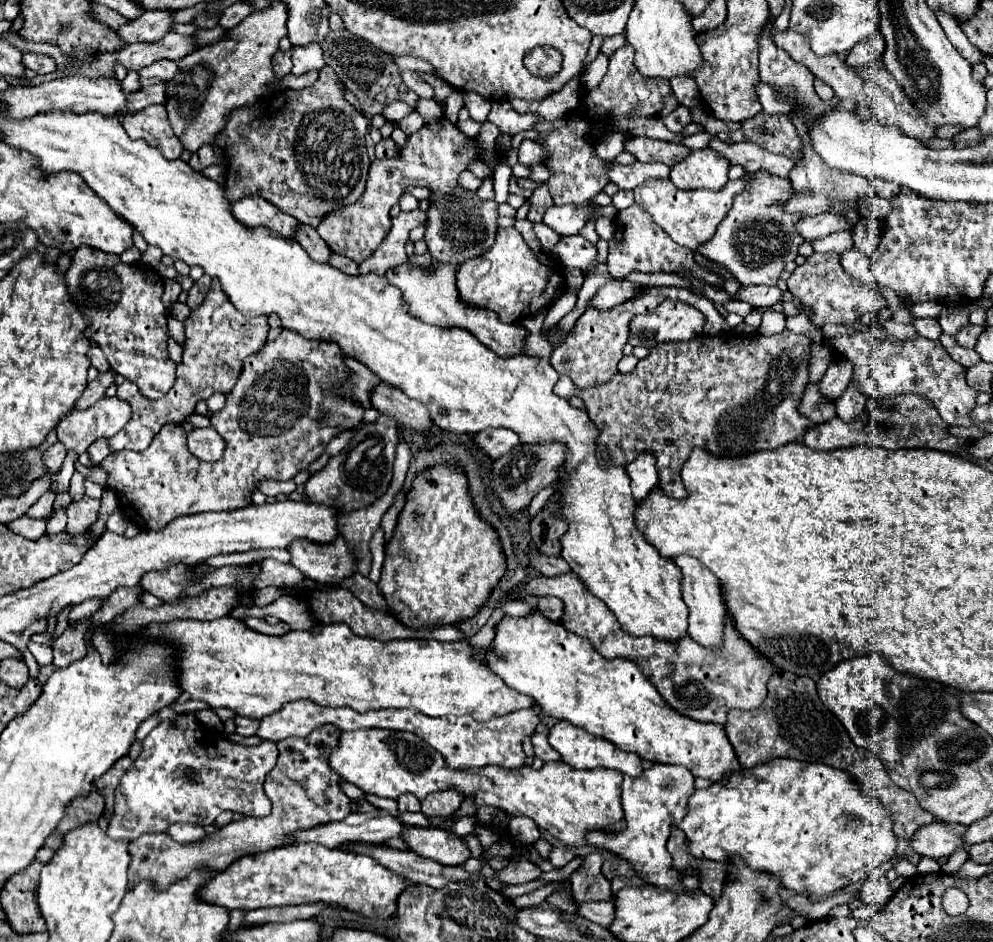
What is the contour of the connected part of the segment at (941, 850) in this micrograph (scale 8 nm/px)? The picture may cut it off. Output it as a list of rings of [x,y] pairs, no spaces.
[[[933,822],[925,828],[919,828],[919,832],[911,840],[911,848],[929,858],[949,858],[957,846],[961,846],[961,836],[965,834],[963,824],[945,824],[945,822]]]

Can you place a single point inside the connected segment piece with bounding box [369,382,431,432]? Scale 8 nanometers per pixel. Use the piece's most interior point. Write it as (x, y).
(391, 401)

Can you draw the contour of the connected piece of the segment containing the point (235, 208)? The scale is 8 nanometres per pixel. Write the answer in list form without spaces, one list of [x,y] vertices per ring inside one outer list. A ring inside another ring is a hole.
[[[247,196],[245,200],[231,202],[231,212],[247,228],[265,226],[285,238],[293,236],[297,226],[297,220],[293,216],[281,212],[279,208],[273,208],[273,204],[261,200],[261,196]]]

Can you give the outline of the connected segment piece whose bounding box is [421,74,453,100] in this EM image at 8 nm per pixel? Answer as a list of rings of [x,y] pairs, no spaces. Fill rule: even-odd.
[[[421,74],[429,84],[433,87],[435,98],[438,98],[439,100],[445,100],[451,92],[453,92],[453,88],[449,86],[449,84],[445,84],[443,80],[437,80],[437,78],[431,78],[431,74]]]

